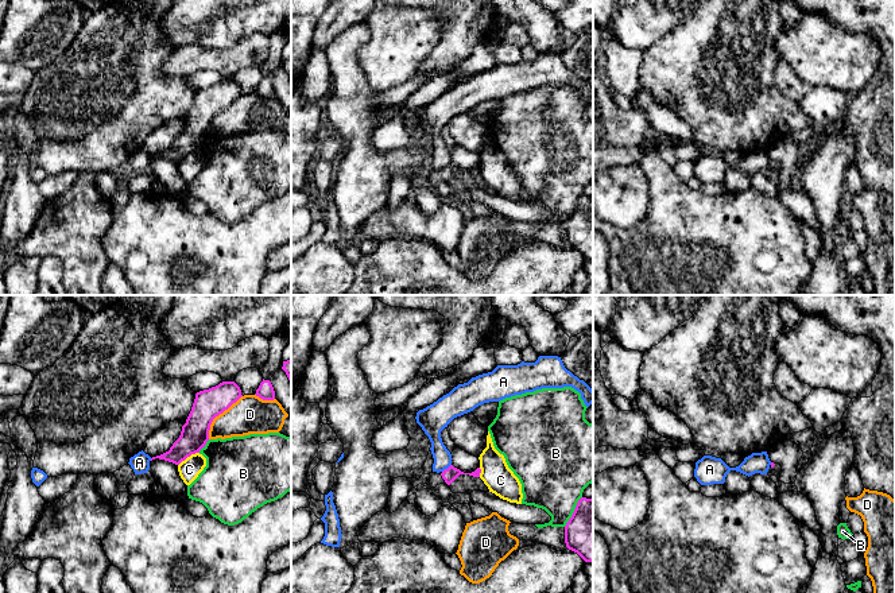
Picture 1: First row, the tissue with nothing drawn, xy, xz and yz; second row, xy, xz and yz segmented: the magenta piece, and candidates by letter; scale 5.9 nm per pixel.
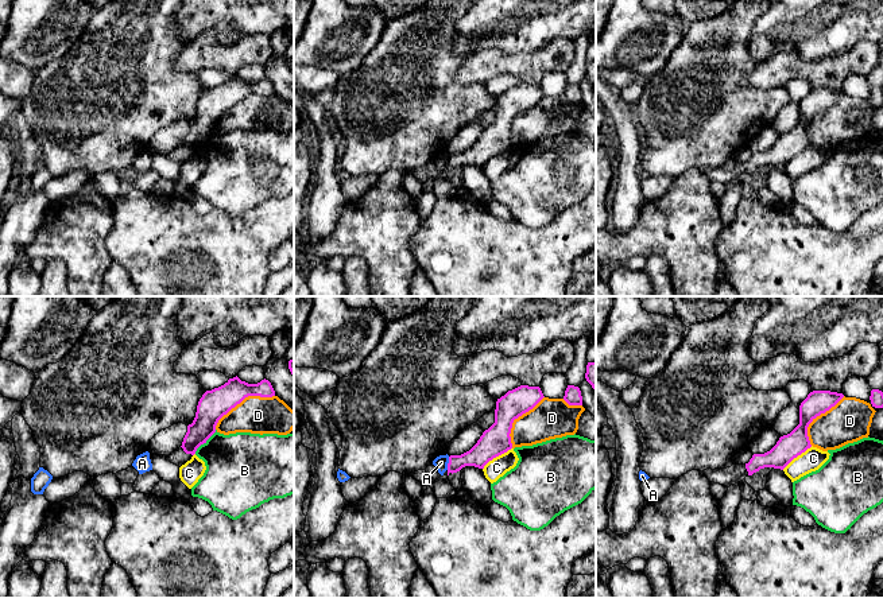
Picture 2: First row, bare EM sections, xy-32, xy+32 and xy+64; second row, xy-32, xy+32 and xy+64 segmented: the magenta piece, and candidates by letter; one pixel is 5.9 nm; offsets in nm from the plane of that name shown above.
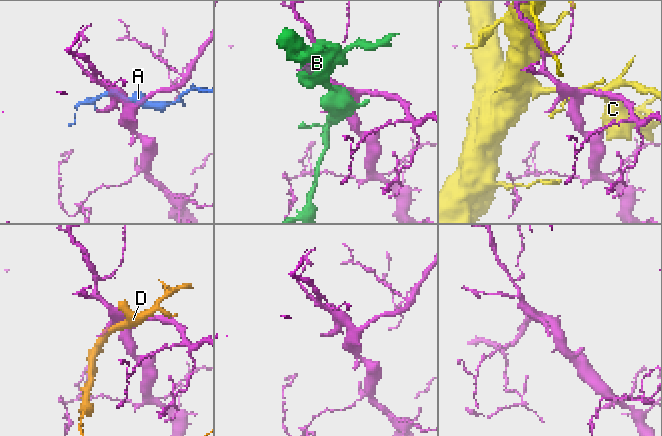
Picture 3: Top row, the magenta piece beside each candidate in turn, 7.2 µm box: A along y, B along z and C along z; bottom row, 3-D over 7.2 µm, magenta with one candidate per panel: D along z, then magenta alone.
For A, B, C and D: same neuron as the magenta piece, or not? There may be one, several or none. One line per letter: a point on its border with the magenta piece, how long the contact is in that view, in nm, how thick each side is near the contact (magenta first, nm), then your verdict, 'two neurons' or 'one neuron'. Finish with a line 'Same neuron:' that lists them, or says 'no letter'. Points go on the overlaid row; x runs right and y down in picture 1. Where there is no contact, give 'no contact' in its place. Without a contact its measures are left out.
A: meets magenta in xz at (448, 468); contact 80 nm long; 90 nm thick on the magenta side, 110 nm on the other; two neurons
B: meets magenta in xy at (204, 446); contact 100 nm long; 170 nm thick on the magenta side, 400 nm on the other; two neurons
C: meets magenta in xy at (188, 456); contact 150 nm long; 170 nm thick on the magenta side, 130 nm on the other; two neurons
D: meets magenta in xy at (217, 415); contact 340 nm long; 180 nm thick on the magenta side, 220 nm on the other; two neurons
Same neuron: no letter

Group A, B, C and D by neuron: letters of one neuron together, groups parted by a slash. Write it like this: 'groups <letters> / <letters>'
groups A / B / C / D

